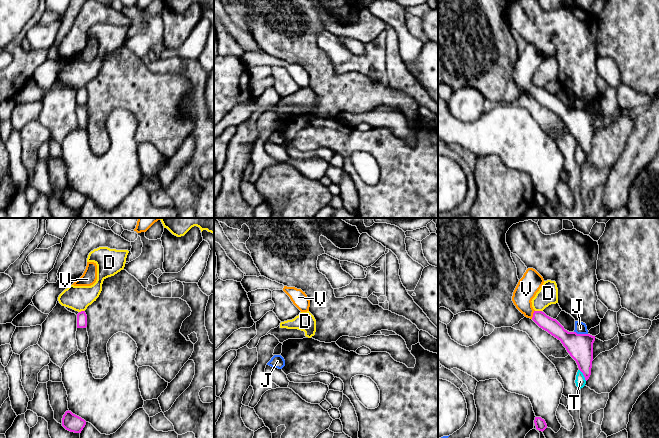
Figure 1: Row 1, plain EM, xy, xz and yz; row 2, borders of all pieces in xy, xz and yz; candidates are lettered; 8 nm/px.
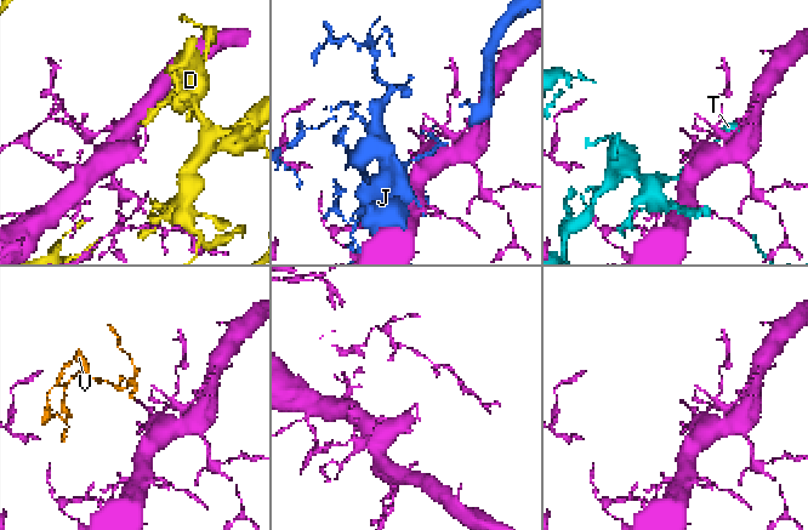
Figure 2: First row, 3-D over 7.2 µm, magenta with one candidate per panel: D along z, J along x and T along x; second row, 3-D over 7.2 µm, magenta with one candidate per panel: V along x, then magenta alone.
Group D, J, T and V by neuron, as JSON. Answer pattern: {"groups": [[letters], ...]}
{"groups": [["D"], ["J"], ["T"], ["V"]]}

